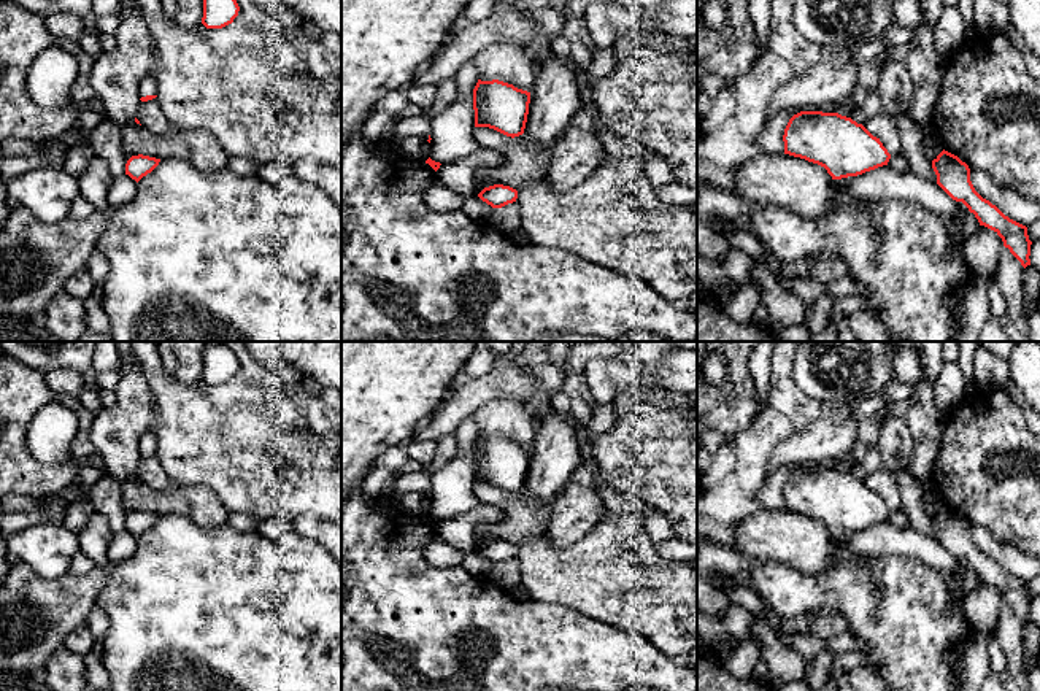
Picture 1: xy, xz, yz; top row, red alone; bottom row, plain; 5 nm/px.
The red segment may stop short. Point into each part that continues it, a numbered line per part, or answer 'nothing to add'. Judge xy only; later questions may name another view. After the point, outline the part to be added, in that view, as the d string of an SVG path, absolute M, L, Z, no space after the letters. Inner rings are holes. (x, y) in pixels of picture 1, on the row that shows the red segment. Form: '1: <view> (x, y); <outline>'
1: xy (148, 86); M154 59L149 73L144 76L144 79L138 86L140 98L146 95L157 95L157 84L156 84L156 76L154 76L156 67L157 67L157 59Z

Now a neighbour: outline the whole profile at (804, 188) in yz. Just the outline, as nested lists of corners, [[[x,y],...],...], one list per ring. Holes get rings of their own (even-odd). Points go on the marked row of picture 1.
[[[759,151],[737,168],[735,192],[756,205],[775,205],[807,219],[822,219],[845,202],[818,164]]]

